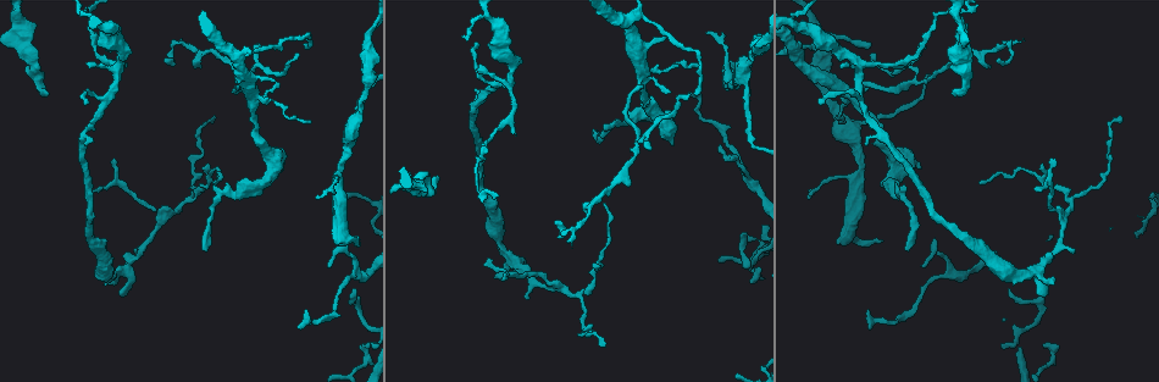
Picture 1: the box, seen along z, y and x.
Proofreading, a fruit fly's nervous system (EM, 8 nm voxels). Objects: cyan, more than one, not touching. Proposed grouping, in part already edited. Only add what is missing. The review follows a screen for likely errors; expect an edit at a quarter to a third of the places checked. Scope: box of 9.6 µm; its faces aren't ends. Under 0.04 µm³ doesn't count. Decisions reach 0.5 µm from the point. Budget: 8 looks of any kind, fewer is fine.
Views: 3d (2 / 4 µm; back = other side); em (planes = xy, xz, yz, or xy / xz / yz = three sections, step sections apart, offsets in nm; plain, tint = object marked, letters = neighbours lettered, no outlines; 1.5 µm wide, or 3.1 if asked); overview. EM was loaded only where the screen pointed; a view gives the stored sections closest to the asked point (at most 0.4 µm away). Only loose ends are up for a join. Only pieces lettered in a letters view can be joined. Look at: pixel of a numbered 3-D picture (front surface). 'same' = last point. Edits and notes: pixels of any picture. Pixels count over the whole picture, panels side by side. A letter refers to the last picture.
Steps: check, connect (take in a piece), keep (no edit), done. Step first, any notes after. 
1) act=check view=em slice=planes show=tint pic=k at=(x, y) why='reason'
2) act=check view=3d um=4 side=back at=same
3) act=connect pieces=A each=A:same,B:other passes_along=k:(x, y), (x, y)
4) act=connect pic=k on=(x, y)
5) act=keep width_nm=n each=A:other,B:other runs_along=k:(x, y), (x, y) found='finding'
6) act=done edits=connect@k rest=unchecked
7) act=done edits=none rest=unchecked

act=check view=em slice=planes show=plain pic=1 at=(485, 263) why='branch stops here'

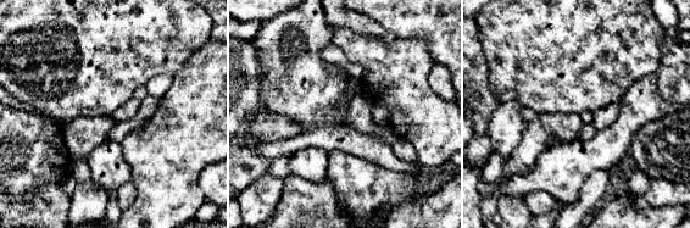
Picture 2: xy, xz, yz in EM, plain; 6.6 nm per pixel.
act=check view=em slice=planes show=letters at=same

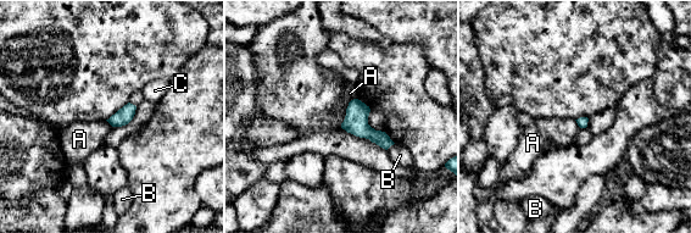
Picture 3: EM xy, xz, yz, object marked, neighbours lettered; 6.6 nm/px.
act=keep longest_contact=A:70nm each=A:other,B:other,C:other border=3:(356, 98), (347, 103) found='no lettered piece goes on from it'

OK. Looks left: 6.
act=check view=em slice=yz step=4 show=tint pic=1 at=(908, 248) why='thin end'

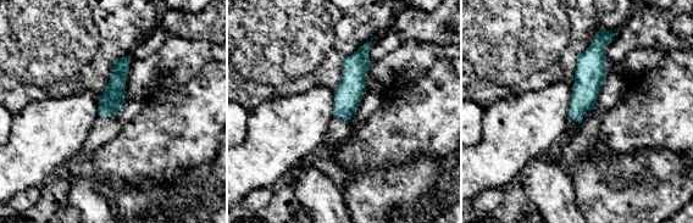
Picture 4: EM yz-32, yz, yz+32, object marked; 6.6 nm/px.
act=check view=em slice=planes show=tint at=same

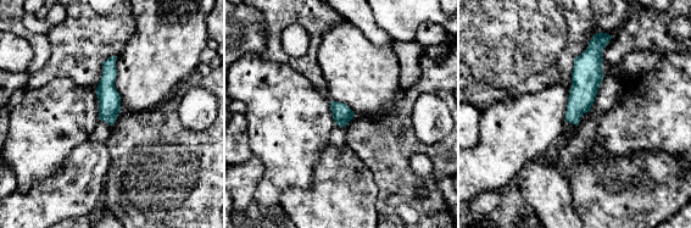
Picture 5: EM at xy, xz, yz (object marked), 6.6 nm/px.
act=check view=em slice=planes show=letters at=same

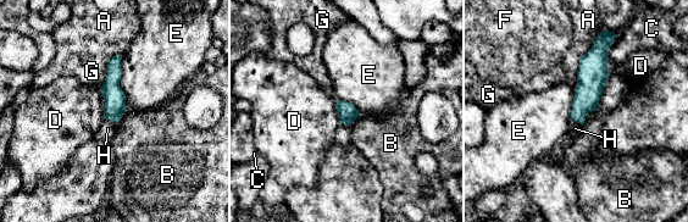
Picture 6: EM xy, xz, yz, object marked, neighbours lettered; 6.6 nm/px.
act=connect pieces=H longest_contact=E:360nm each=A:other,B:other,C:other,D:other,E:other,F:other,G:other,H:same passes_along=6:(114, 98), (110, 120), (107, 128) found='it goes on there'

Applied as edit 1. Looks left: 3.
act=check view=3d um=4 pic=1 at=(880, 243) why='an open end'

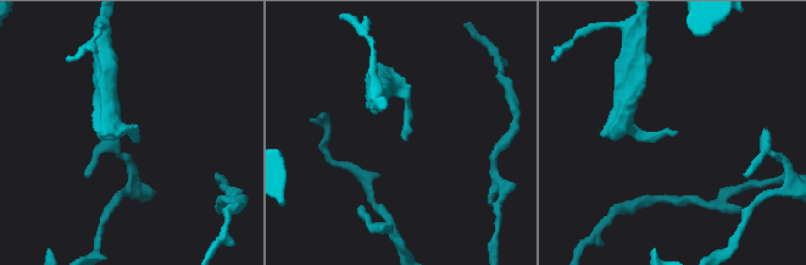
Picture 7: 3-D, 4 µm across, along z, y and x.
act=check view=em slice=planes show=plain pic=7 at=(677, 131) why='shape alone is not enough'

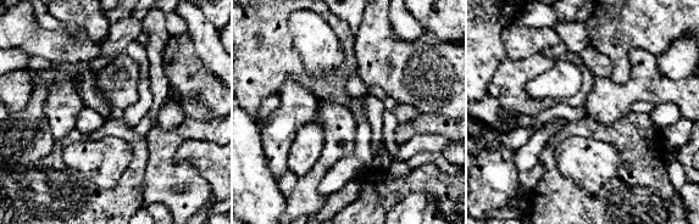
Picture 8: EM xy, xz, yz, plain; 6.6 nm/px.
act=check view=em slice=planes show=letters at=same why='what lies round it'

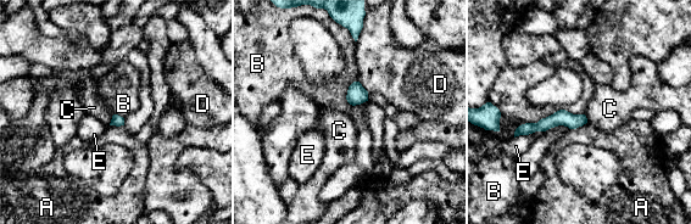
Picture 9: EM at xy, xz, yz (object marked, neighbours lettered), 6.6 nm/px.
act=keep each=A:other,B:other,C:other,D:other,E:other border=9:(113, 115), (109, 124) found='none of them fits'

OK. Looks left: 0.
act=done edits=connect@6 rest=unchecked

